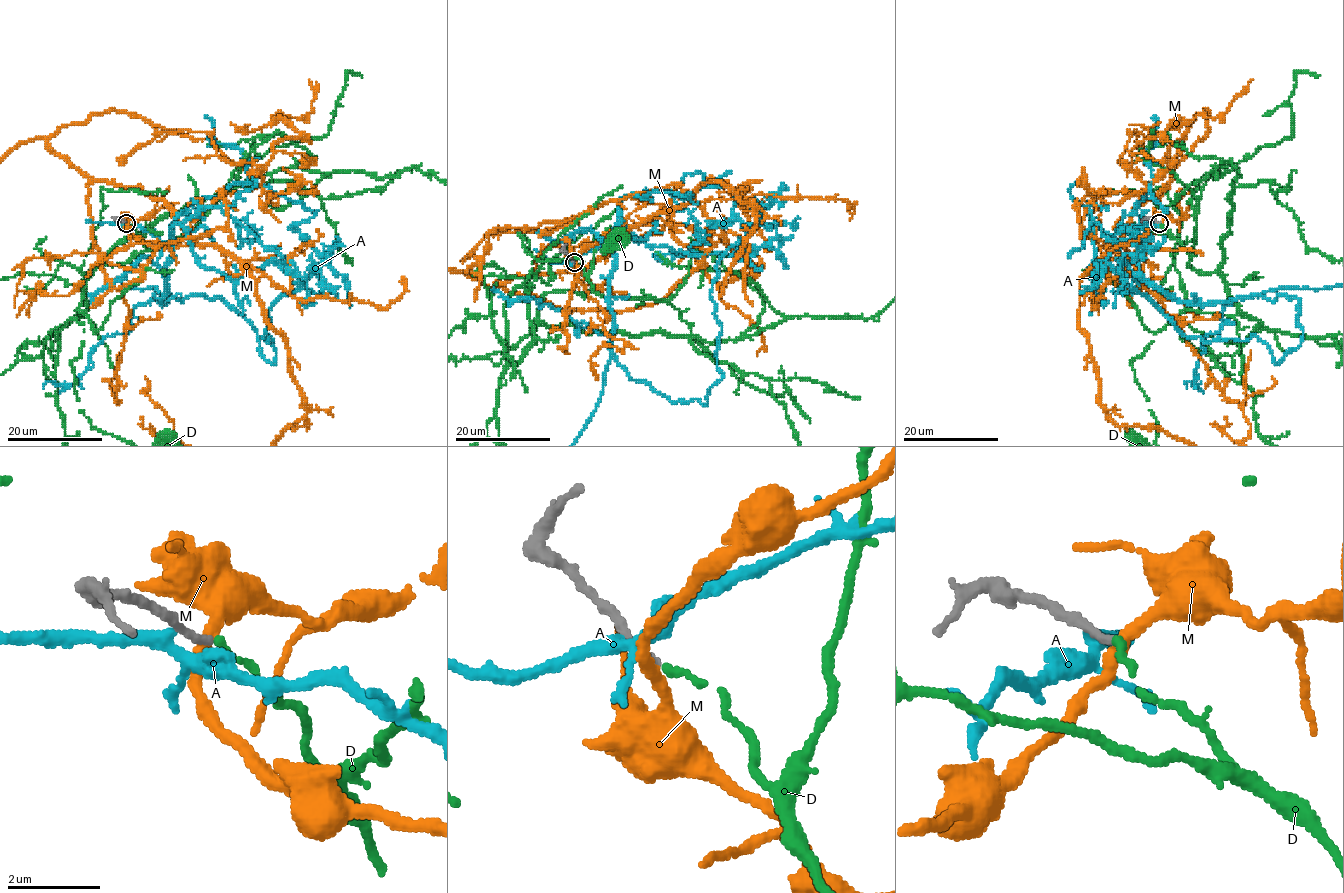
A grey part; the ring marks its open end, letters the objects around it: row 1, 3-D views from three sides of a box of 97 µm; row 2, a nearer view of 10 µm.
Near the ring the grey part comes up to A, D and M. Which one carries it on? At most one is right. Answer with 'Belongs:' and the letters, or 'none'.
Belongs: D

